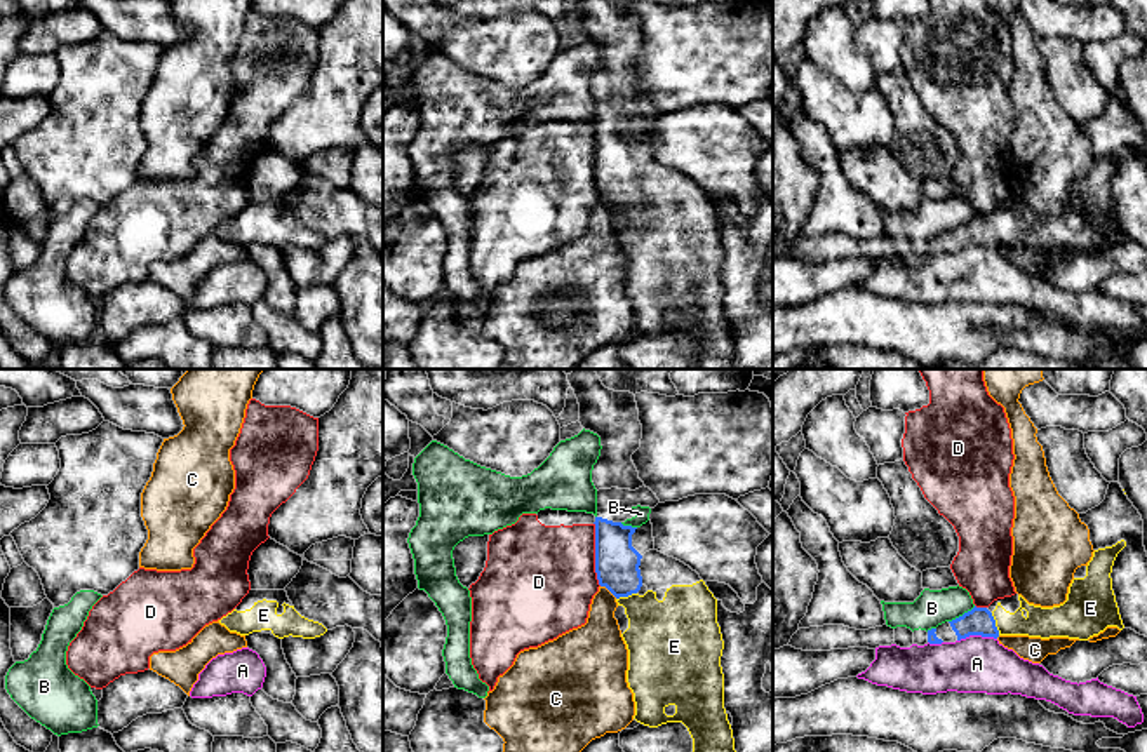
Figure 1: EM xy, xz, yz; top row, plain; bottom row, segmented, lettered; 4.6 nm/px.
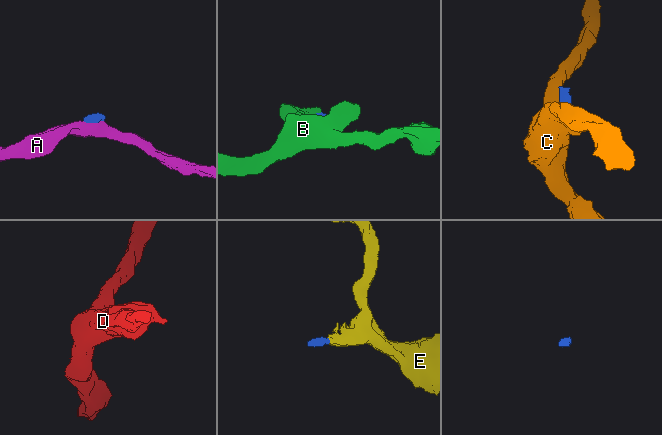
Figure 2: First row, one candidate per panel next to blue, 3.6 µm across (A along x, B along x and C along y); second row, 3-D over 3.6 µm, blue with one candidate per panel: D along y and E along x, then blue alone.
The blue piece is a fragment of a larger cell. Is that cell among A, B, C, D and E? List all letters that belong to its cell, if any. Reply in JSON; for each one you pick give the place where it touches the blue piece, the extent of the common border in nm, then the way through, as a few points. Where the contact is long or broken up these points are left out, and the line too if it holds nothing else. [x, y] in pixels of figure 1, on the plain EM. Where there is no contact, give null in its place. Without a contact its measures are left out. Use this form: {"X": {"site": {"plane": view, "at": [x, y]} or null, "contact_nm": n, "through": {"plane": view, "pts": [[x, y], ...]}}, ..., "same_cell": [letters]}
{"E": {"site": {"plane": "yz", "at": [994, 234]}, "contact_nm": 110, "through": {"plane": "yz", "pts": [[977, 232], [994, 234], [1041, 232]]}}, "same_cell": ["E"]}

